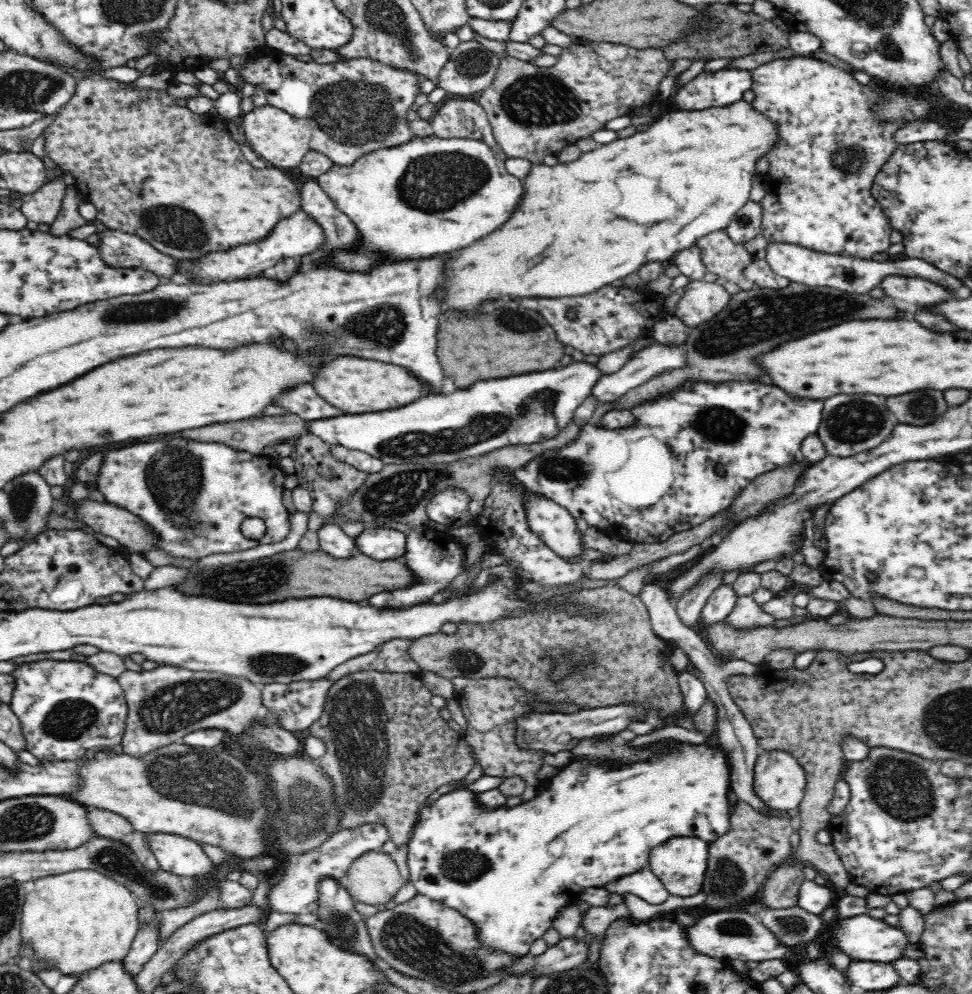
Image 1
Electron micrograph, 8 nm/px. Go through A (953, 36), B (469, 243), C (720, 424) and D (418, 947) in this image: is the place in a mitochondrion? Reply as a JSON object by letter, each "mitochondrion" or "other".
{"A":"other","B":"other","C":"mitochondrion","D":"mitochondrion"}

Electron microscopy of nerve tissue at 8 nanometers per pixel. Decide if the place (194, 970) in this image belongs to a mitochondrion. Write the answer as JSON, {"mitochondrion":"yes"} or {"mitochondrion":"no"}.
{"mitochondrion":"yes"}

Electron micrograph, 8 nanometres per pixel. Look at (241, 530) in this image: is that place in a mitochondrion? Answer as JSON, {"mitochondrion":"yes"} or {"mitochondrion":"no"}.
{"mitochondrion":"no"}

